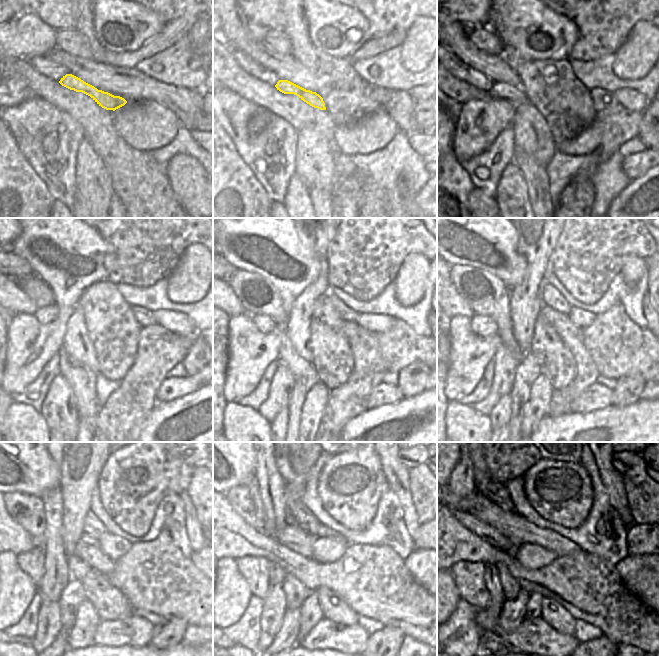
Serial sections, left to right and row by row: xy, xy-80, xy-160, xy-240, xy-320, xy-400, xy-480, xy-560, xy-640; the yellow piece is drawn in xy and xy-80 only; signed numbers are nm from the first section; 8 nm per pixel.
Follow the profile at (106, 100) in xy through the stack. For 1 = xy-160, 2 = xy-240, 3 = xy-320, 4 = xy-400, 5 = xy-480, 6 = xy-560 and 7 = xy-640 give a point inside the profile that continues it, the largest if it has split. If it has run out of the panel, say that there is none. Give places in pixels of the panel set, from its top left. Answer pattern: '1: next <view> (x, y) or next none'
1: next xy-160 (513, 94)
2: next xy-240 (46, 314)
3: next xy-320 (264, 324)
4: next xy-400 (483, 326)
5: next xy-480 (32, 562)
6: next xy-560 (255, 570)
7: next xy-640 (469, 577)

